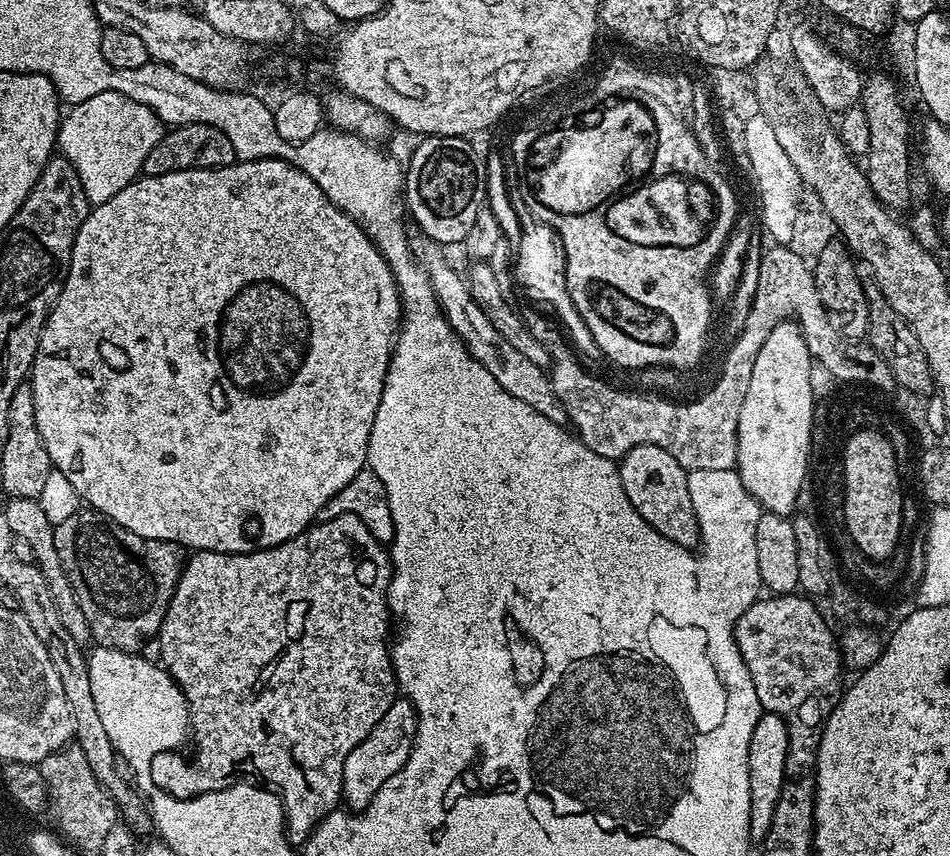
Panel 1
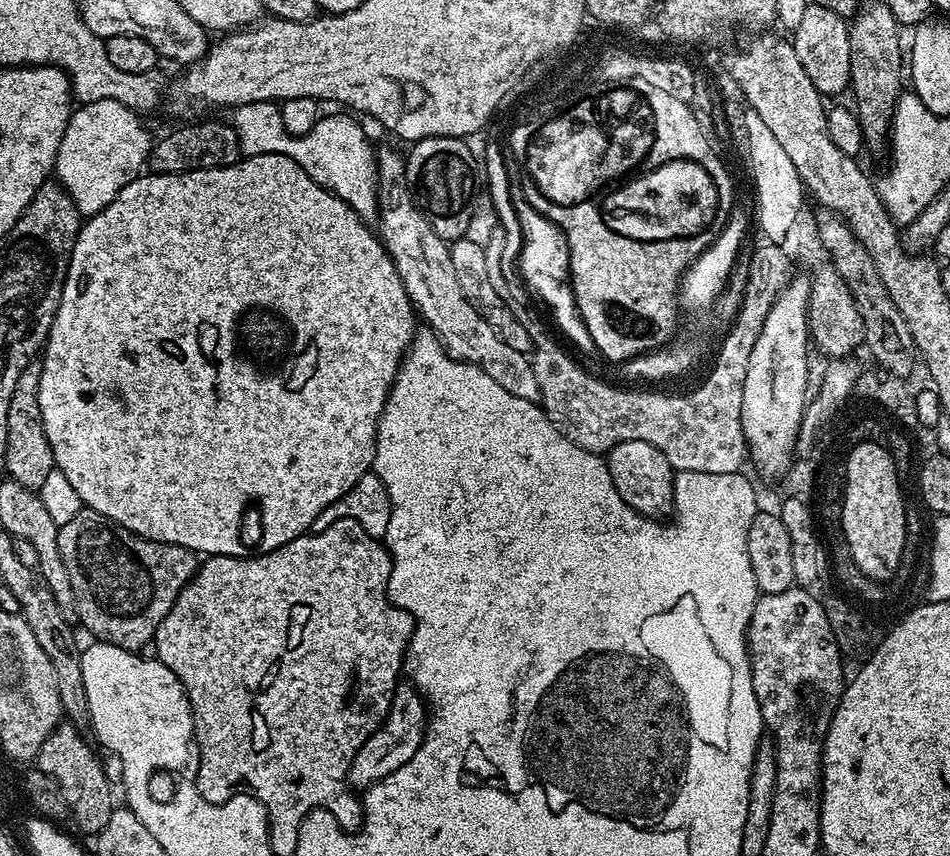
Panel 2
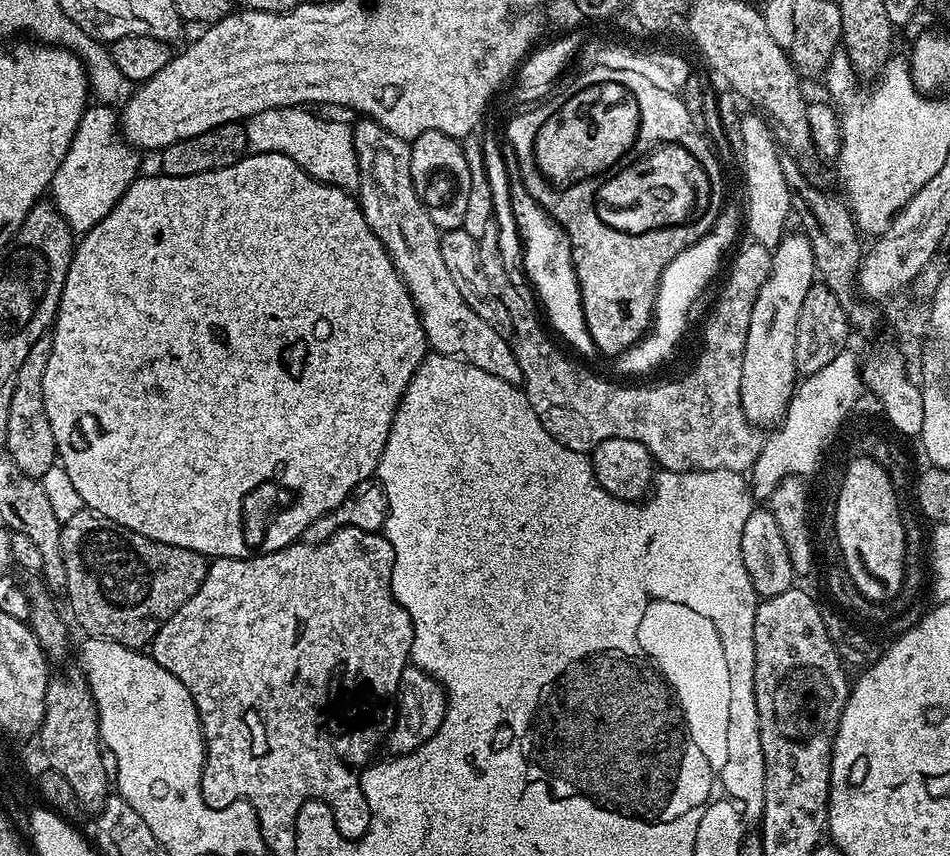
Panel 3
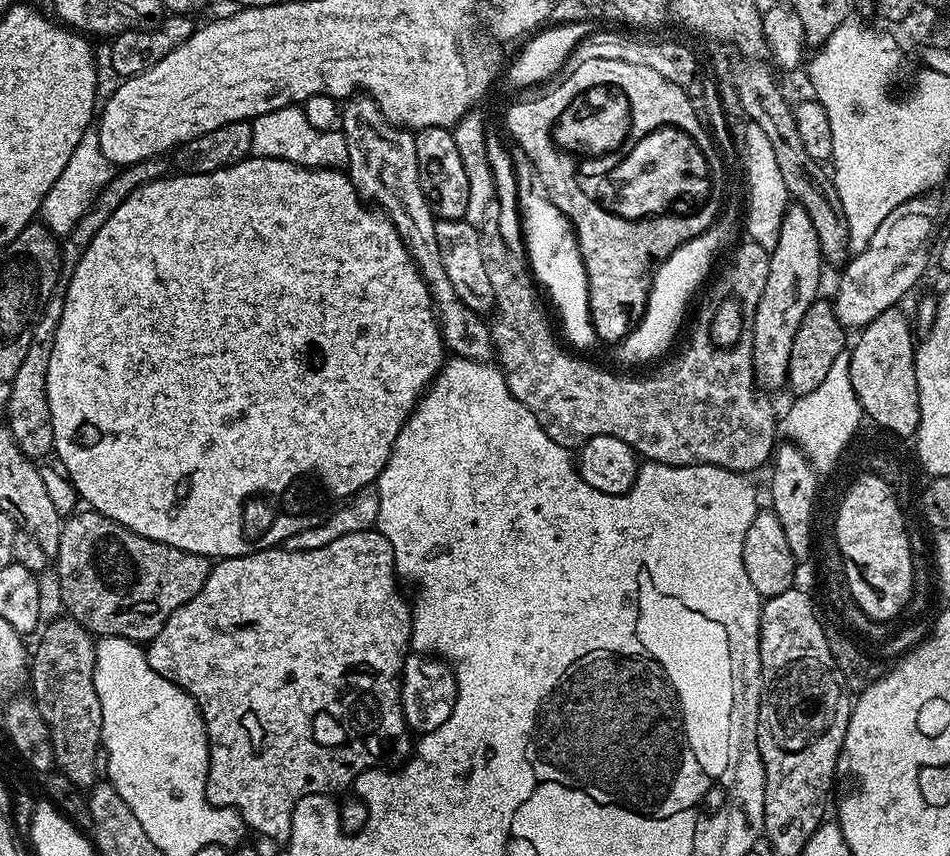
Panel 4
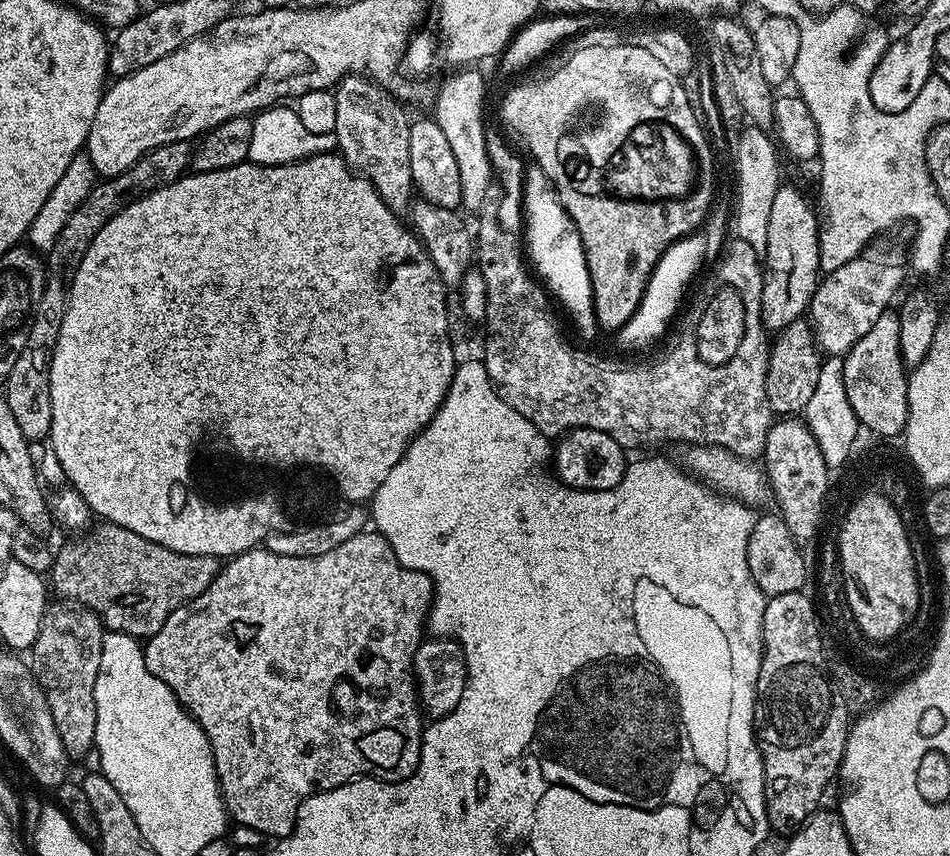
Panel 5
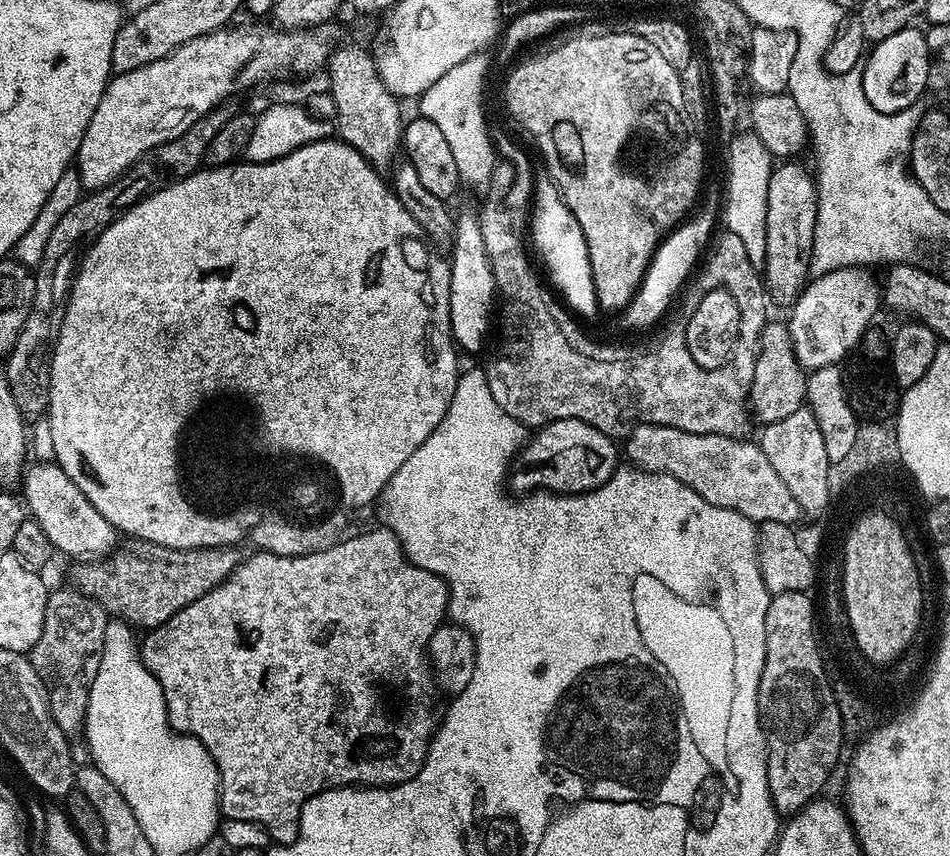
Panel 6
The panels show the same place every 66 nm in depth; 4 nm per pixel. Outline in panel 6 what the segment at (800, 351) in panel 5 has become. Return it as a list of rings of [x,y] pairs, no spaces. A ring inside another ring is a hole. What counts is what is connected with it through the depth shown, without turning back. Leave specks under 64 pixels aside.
[[[772,322],[764,325],[760,334],[760,347],[756,353],[754,378],[751,380],[750,412],[753,417],[760,419],[761,425],[782,422],[794,410],[805,407],[807,401],[808,376],[805,369],[796,361],[792,349],[792,339],[787,331],[780,330],[776,336],[776,328]]]

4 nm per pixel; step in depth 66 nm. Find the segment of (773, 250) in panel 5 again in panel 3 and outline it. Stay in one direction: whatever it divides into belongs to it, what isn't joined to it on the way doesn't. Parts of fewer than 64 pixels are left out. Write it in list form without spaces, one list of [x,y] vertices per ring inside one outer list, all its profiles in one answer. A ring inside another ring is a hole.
[[[785,235],[775,245],[772,273],[768,275],[768,281],[764,283],[758,298],[754,302],[750,330],[746,338],[742,368],[743,406],[746,418],[757,426],[765,426],[764,424],[779,425],[787,414],[788,404],[791,402],[798,385],[796,335],[800,330],[802,306],[806,302],[812,285],[817,283],[818,280],[813,241],[809,237],[807,240],[804,236],[787,236]]]

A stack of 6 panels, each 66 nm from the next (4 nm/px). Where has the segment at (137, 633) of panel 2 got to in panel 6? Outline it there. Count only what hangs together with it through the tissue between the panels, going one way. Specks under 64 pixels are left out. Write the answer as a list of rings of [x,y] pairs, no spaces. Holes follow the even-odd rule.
[[[135,538],[121,543],[115,552],[103,558],[88,558],[72,572],[71,583],[80,591],[94,598],[103,606],[105,612],[124,620],[137,629],[151,630],[159,624],[165,624],[178,610],[190,606],[190,602],[198,602],[202,594],[214,590],[233,572],[242,559],[235,547],[227,548],[167,548],[154,542],[146,542]]]

